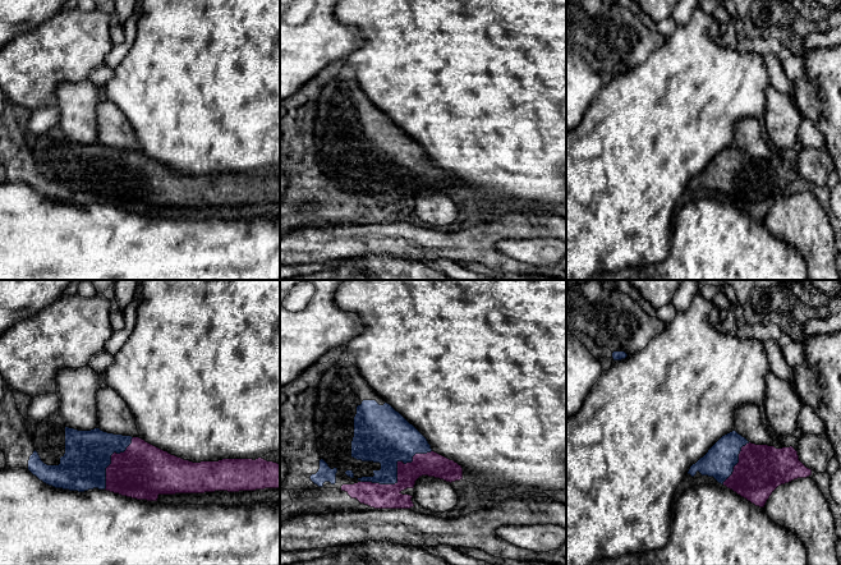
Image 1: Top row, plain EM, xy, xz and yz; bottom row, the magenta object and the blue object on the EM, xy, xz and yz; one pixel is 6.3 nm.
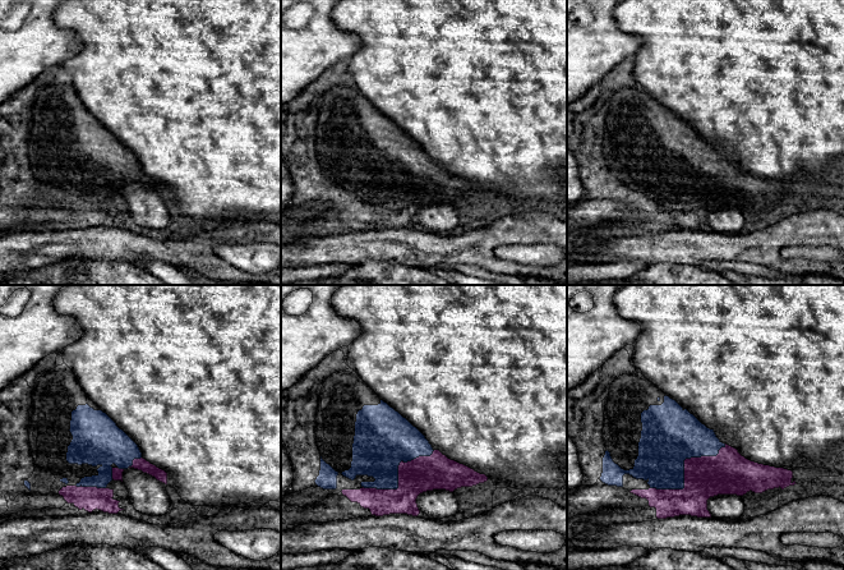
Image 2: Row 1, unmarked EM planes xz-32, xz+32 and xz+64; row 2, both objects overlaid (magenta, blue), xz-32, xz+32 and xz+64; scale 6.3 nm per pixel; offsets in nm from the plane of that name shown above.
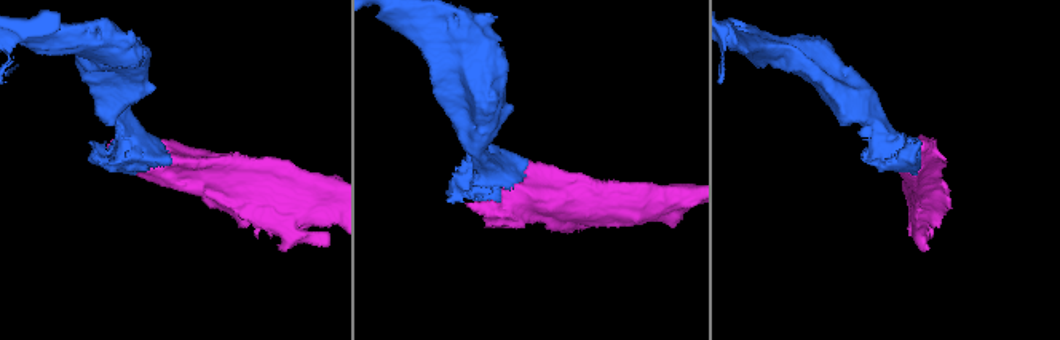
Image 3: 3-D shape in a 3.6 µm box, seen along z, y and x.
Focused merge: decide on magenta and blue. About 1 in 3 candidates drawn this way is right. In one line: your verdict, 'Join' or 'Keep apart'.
Join

